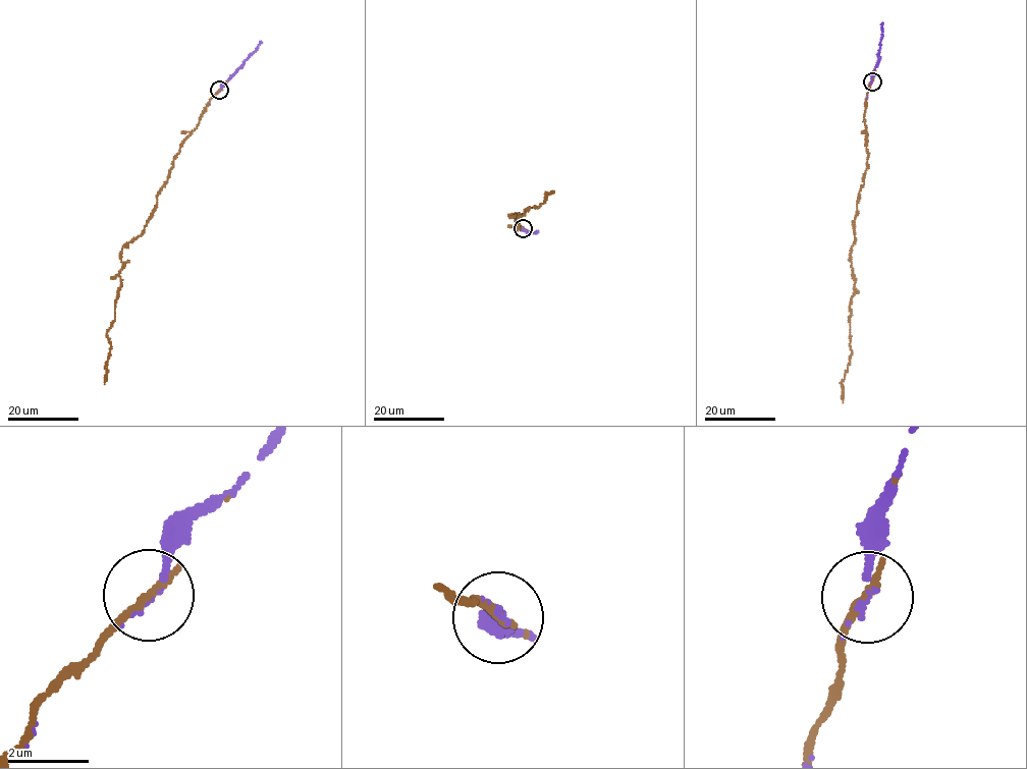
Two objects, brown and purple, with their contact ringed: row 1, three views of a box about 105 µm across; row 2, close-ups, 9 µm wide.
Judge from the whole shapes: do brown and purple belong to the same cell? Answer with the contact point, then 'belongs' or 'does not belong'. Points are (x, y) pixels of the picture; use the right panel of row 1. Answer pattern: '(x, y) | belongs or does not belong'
(872, 81) | belongs

